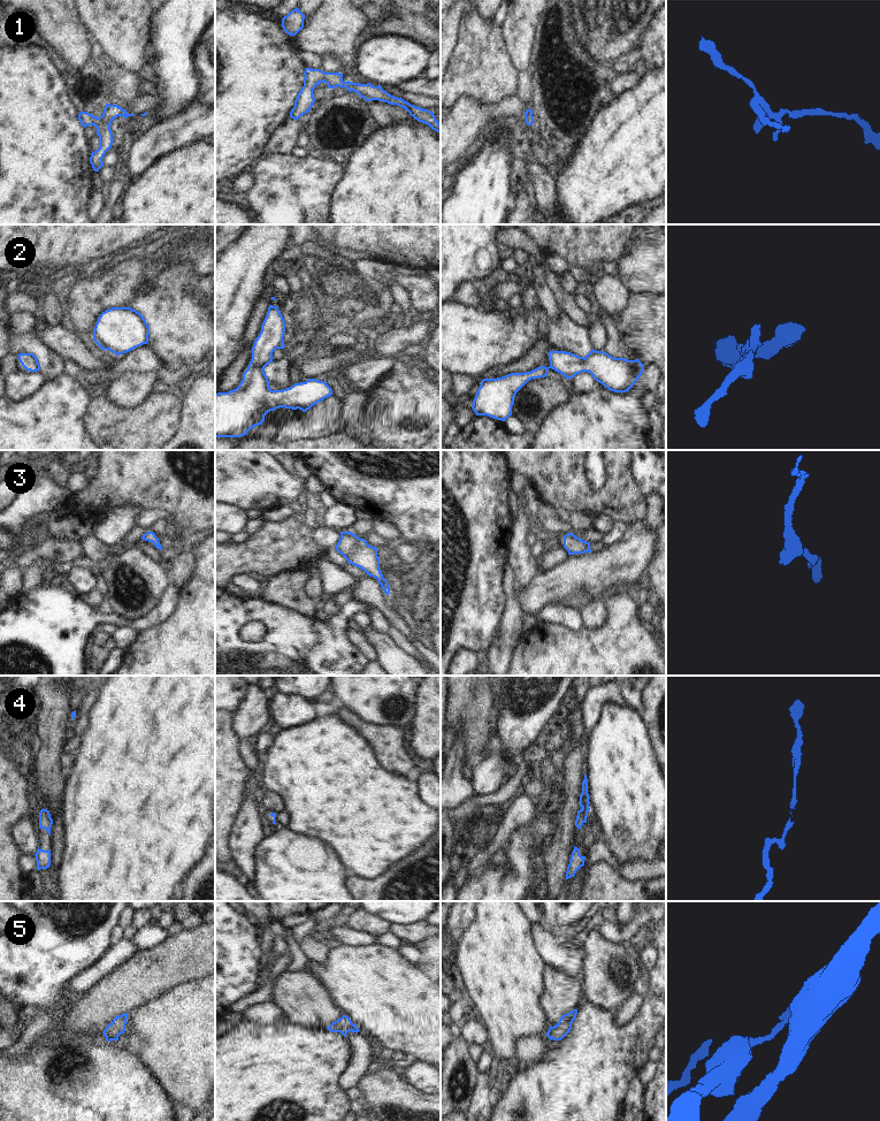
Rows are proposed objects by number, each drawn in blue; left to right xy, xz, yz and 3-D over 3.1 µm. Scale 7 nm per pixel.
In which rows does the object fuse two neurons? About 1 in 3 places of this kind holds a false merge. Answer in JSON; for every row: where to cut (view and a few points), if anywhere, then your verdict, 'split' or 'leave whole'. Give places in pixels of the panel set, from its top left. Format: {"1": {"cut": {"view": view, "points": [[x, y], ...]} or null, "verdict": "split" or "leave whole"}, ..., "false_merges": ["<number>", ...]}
{"1": {"cut": null, "verdict": "leave whole"}, "2": {"cut": null, "verdict": "leave whole"}, "3": {"cut": null, "verdict": "leave whole"}, "4": {"cut": null, "verdict": "leave whole"}, "5": {"cut": null, "verdict": "leave whole"}, "false_merges": []}

